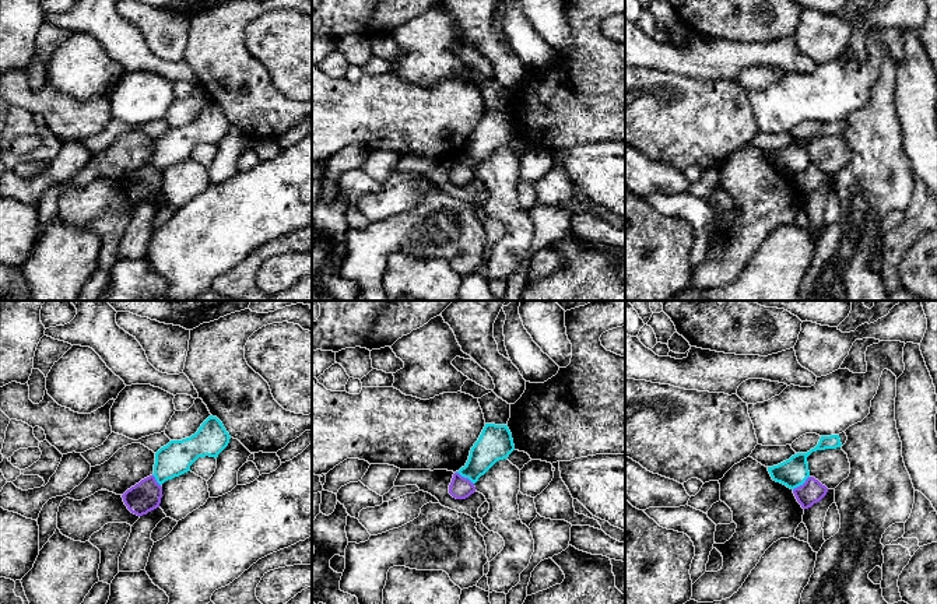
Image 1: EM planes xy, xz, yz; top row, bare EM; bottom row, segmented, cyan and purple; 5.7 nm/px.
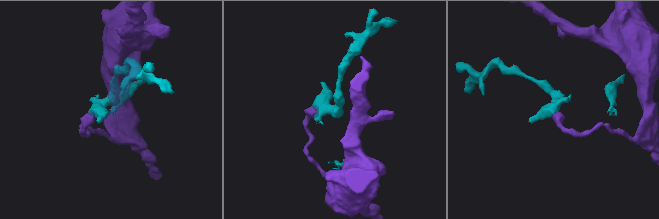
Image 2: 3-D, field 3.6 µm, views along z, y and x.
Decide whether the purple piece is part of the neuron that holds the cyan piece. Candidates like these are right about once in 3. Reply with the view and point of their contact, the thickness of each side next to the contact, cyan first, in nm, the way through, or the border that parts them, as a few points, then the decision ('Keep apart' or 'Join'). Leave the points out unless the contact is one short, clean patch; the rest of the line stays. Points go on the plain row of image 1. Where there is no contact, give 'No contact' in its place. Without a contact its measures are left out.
Touches cyan at xz (465, 164). Thickness 190 nm (cyan) against 130 nm. Boundary: xz (456, 158), (473, 171). Keep apart

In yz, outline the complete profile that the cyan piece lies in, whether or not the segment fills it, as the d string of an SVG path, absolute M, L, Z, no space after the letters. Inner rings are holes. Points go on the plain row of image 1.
M842 119L839 122L821 123L818 131L814 136L811 136L810 138L797 140L797 141L792 143L789 147L783 148L778 152L768 154L768 158L769 158L773 168L780 169L790 176L794 176L794 175L803 172L806 169L806 166L810 164L807 144L813 138L842 134L846 130L846 127L847 127L847 123L845 119Z

